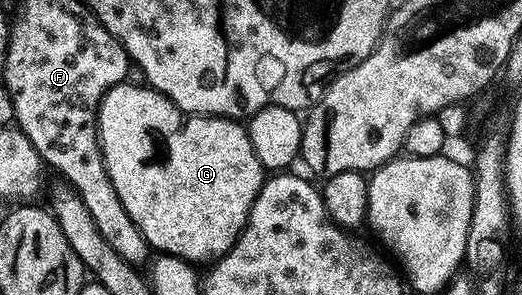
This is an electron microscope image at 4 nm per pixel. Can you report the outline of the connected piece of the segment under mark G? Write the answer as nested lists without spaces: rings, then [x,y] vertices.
[[[145,84],[130,85],[113,86],[102,97],[102,103],[98,106],[98,121],[96,123],[98,145],[102,148],[102,159],[106,165],[108,176],[112,180],[112,188],[116,188],[116,196],[120,196],[120,204],[124,204],[128,216],[132,216],[136,228],[140,228],[140,232],[146,238],[146,243],[155,251],[183,258],[191,264],[206,261],[209,263],[211,260],[221,258],[223,254],[227,254],[232,249],[235,240],[242,235],[252,204],[264,181],[264,171],[252,148],[249,129],[241,121],[233,118],[209,118],[207,114],[186,114],[176,104],[172,104],[172,100],[165,98],[159,90],[151,90]]]

